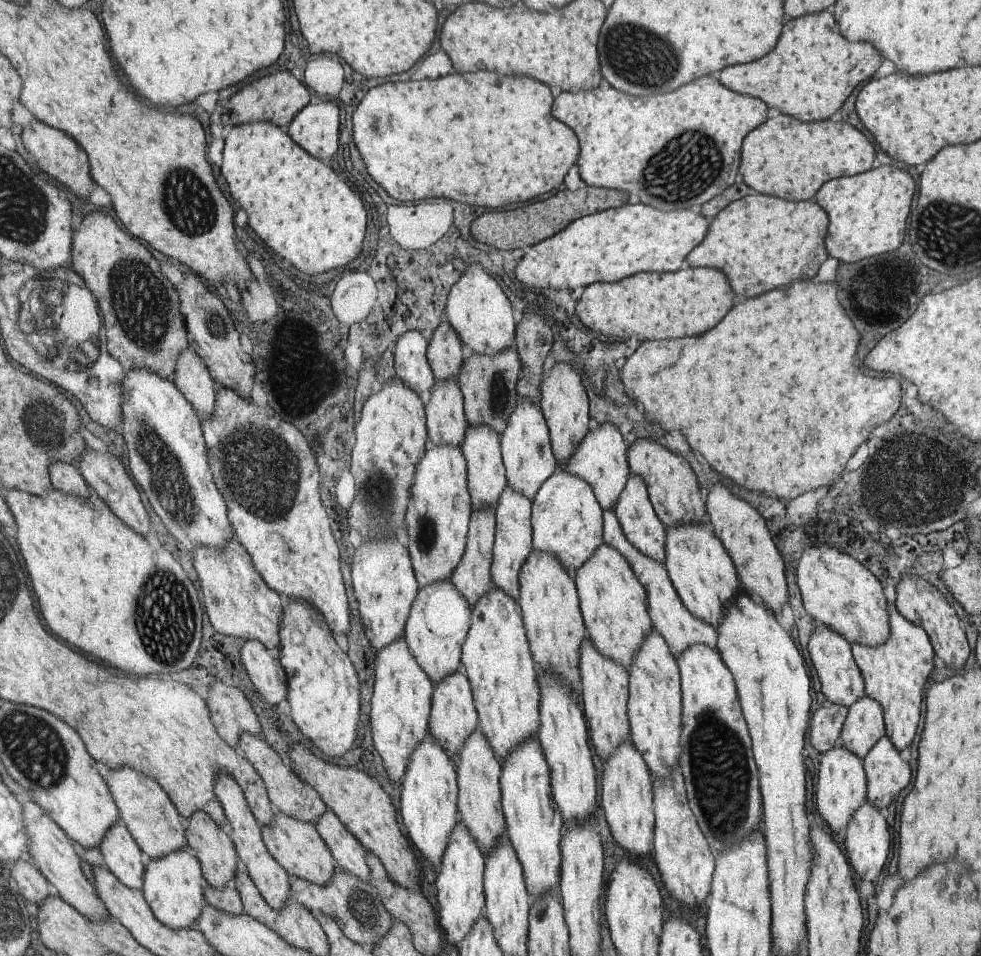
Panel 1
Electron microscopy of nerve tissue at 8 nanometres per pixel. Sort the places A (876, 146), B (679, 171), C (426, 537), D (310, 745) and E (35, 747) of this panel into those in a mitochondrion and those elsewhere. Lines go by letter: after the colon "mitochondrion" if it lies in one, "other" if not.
A: other
B: mitochondrion
C: mitochondrion
D: other
E: mitochondrion

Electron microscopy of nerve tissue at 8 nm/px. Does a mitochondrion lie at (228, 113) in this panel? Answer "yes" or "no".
no

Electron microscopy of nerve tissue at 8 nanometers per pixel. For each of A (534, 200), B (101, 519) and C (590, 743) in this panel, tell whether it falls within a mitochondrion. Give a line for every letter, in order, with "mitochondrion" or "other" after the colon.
A: other
B: other
C: other

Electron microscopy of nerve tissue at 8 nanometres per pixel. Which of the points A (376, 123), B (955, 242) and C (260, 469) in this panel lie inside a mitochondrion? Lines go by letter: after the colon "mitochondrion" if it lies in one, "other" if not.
A: mitochondrion
B: mitochondrion
C: mitochondrion

